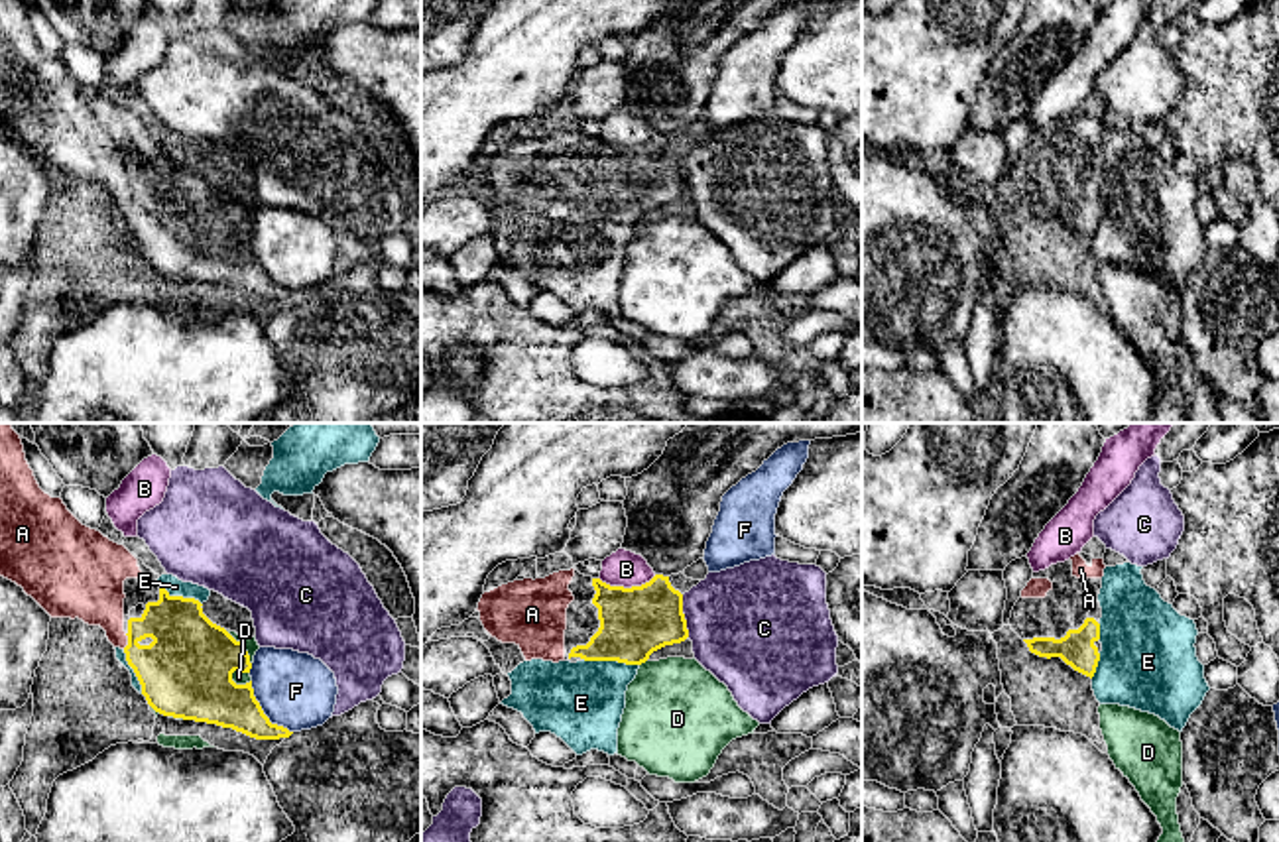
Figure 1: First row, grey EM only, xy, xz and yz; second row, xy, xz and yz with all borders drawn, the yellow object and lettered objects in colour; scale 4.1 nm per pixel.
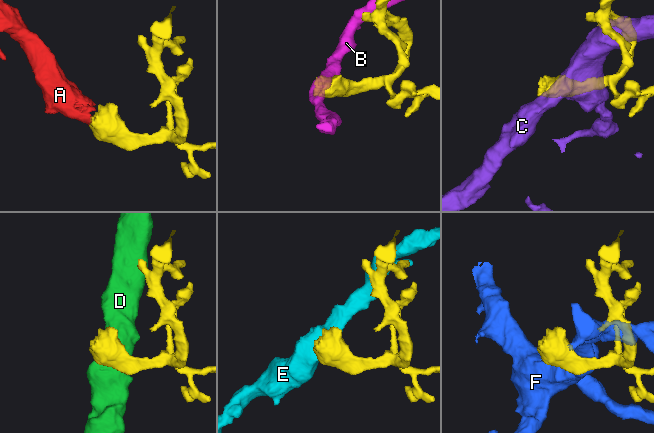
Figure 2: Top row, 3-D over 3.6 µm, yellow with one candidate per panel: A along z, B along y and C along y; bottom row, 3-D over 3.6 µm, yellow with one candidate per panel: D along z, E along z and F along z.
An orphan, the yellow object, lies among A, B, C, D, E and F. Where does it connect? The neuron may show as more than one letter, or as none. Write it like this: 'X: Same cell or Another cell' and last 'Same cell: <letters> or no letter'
A: Same cell
B: Another cell
C: Another cell
D: Another cell
E: Another cell
F: Another cell
Same cell: A

